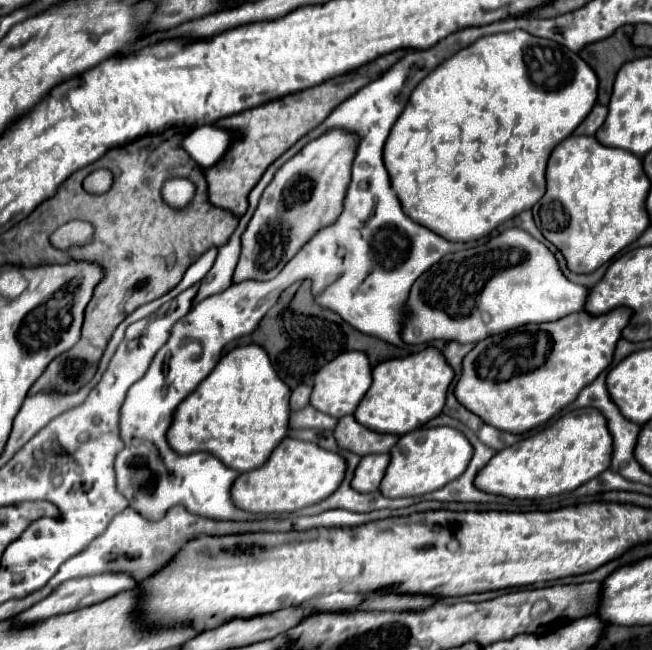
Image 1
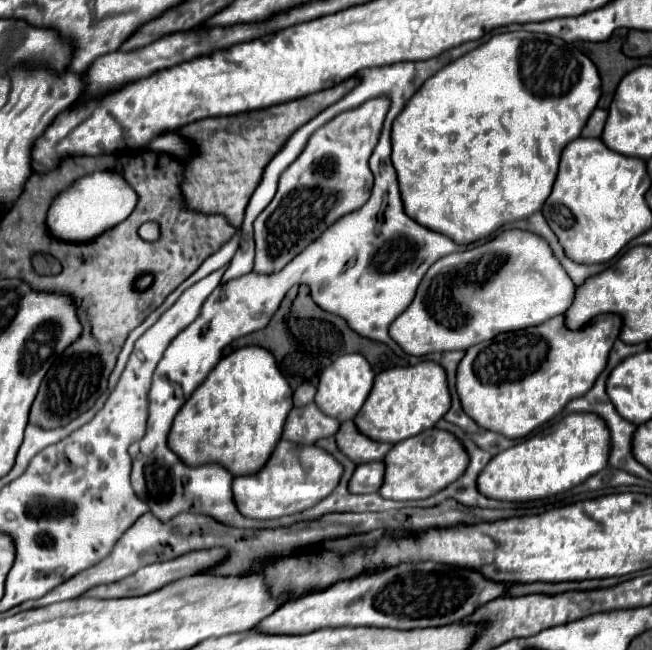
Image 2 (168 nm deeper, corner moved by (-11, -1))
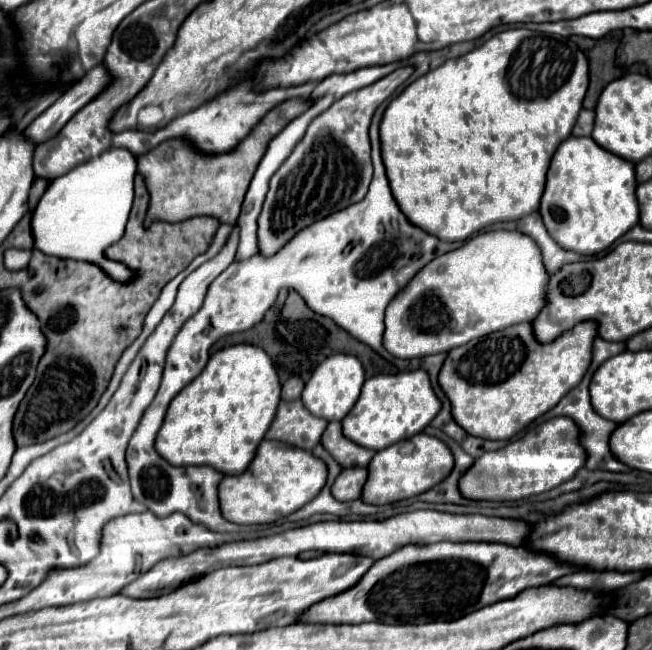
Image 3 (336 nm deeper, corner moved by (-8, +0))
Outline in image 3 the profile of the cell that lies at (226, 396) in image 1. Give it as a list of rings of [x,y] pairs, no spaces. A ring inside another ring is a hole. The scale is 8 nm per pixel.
[[[232,345],[214,353],[196,381],[184,387],[172,401],[166,419],[158,431],[154,449],[170,465],[210,465],[222,475],[240,475],[248,469],[252,457],[256,455],[258,443],[264,439],[276,407],[280,403],[280,381],[276,369],[264,349],[256,345]]]

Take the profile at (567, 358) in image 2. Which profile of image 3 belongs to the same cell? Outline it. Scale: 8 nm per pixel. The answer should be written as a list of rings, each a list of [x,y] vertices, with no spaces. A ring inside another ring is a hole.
[[[594,321],[578,323],[546,345],[536,341],[530,323],[518,323],[450,349],[438,383],[450,399],[454,421],[474,437],[492,441],[512,439],[534,419],[556,407],[572,385],[578,385],[590,365],[594,339]]]

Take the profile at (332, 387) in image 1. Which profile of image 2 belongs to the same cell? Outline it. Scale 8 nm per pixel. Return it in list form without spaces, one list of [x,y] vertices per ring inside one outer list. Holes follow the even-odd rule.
[[[345,354],[339,356],[333,364],[329,364],[321,376],[319,376],[319,386],[317,386],[317,396],[315,396],[315,404],[319,406],[319,410],[323,410],[327,416],[337,418],[339,422],[349,420],[351,416],[355,418],[355,414],[361,410],[361,406],[365,404],[371,388],[373,388],[373,368],[367,362],[365,356],[361,354]]]

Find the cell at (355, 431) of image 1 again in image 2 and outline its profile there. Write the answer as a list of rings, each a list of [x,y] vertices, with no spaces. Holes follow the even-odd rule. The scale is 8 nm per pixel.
[[[353,420],[343,422],[341,428],[339,428],[339,432],[335,434],[335,438],[337,438],[339,450],[341,450],[345,456],[349,456],[355,464],[365,464],[365,462],[383,460],[383,458],[387,456],[387,452],[393,448],[391,444],[375,442],[375,440],[367,438],[365,434],[361,434]]]

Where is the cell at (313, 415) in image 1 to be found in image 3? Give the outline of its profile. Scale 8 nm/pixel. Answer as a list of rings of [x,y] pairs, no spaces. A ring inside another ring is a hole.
[[[300,399],[280,401],[276,417],[266,433],[266,439],[282,441],[306,451],[312,451],[326,429],[328,421],[308,413]]]

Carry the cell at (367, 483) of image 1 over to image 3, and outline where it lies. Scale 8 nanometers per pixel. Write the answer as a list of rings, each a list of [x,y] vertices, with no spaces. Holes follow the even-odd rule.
[[[342,469],[342,473],[336,477],[334,485],[332,485],[332,495],[338,501],[354,501],[360,497],[362,487],[364,487],[364,479],[368,477],[366,469]]]

